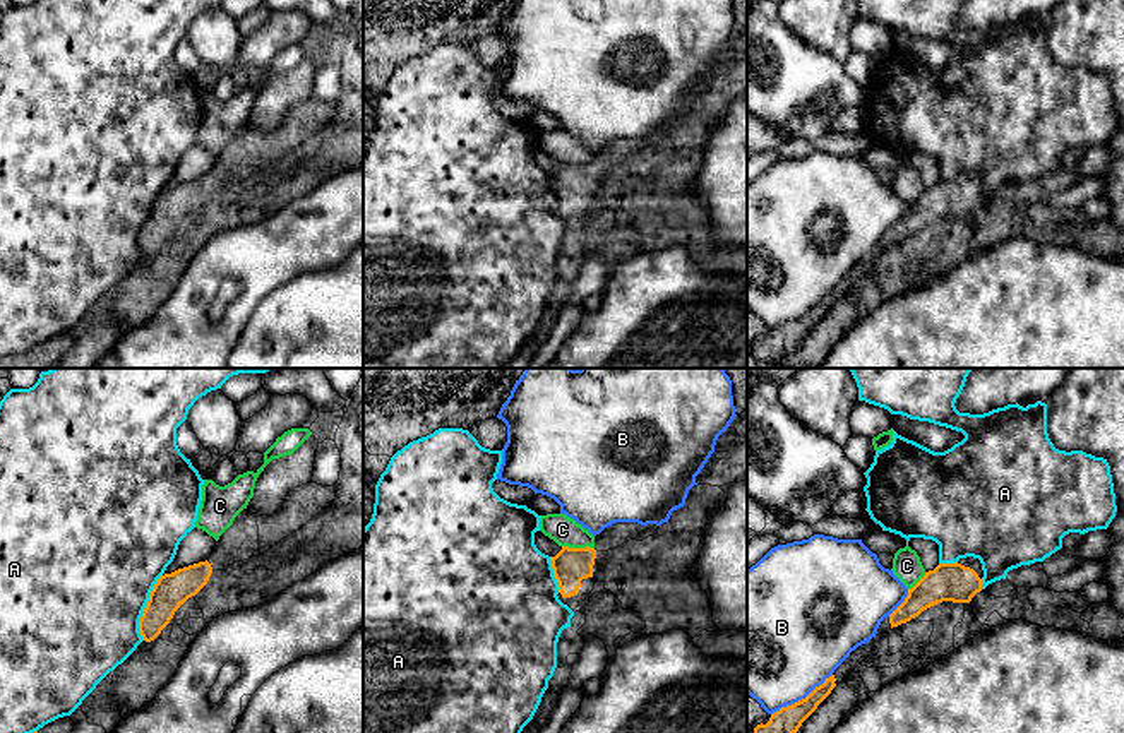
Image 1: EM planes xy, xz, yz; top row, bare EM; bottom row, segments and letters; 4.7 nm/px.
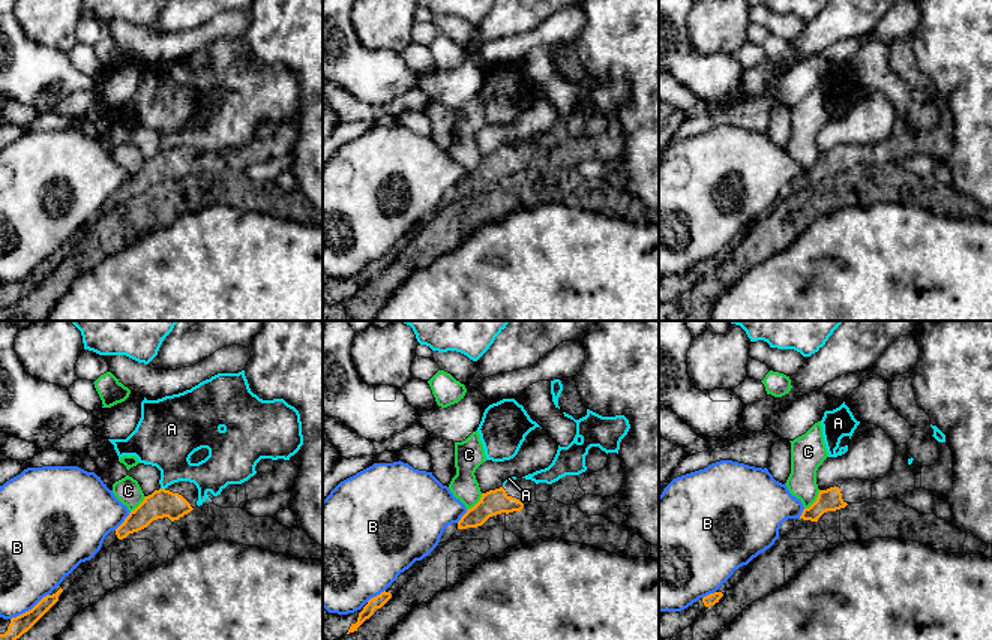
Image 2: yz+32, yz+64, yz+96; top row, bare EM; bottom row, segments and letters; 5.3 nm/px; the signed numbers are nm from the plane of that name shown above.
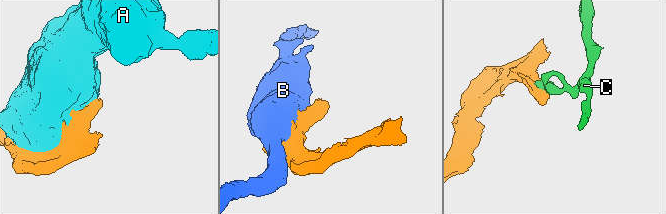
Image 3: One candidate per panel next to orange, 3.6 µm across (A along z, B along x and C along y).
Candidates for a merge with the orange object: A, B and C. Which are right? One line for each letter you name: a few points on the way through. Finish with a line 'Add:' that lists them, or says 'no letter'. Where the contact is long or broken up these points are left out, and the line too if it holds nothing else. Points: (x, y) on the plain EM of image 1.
Add: no letter

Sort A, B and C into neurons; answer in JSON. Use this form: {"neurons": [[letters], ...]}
{"neurons": [["A"], ["B"], ["C"]]}

